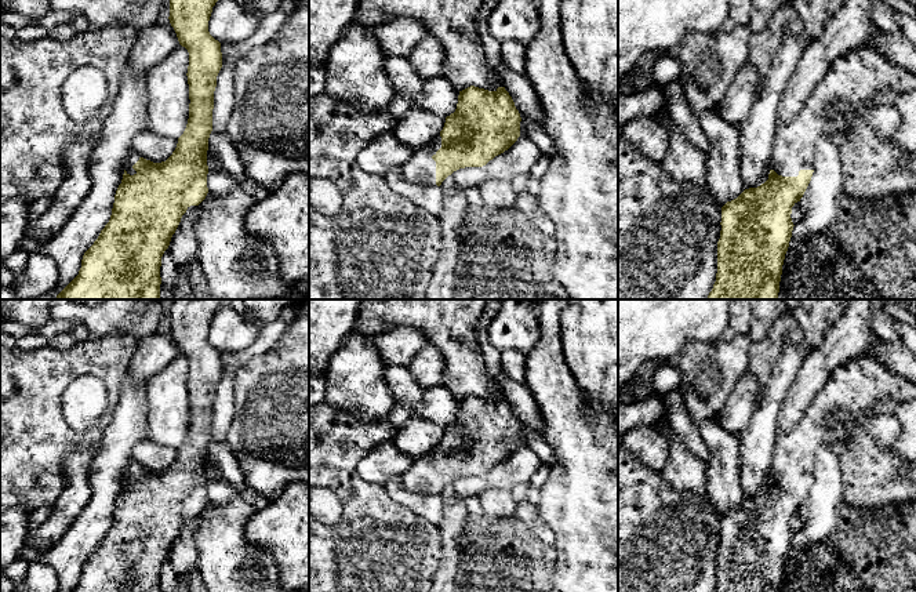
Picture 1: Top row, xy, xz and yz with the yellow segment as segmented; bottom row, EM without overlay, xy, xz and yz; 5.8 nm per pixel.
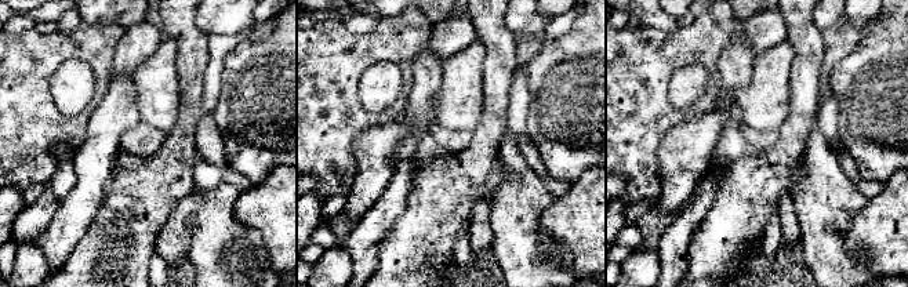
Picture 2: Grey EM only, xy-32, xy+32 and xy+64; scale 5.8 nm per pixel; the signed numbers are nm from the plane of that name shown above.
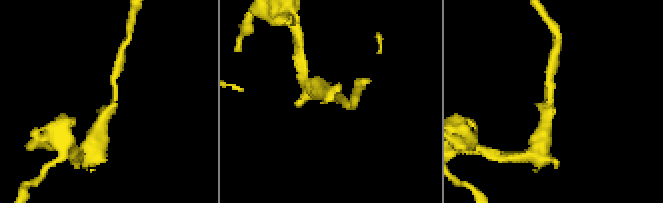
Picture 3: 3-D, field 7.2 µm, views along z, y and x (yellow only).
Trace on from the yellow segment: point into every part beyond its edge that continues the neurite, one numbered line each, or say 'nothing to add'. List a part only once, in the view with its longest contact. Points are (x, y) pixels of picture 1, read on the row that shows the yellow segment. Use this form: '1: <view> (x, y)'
1: xz (421, 169)

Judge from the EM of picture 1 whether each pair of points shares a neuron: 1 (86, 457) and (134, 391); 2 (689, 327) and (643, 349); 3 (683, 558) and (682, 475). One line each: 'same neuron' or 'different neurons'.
1: different neurons
2: same neuron
3: different neurons

